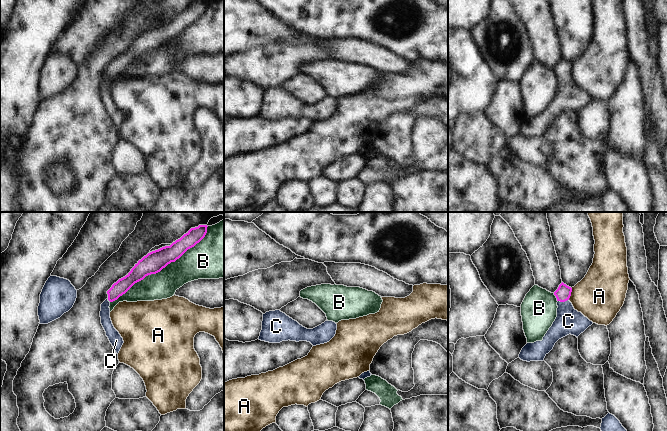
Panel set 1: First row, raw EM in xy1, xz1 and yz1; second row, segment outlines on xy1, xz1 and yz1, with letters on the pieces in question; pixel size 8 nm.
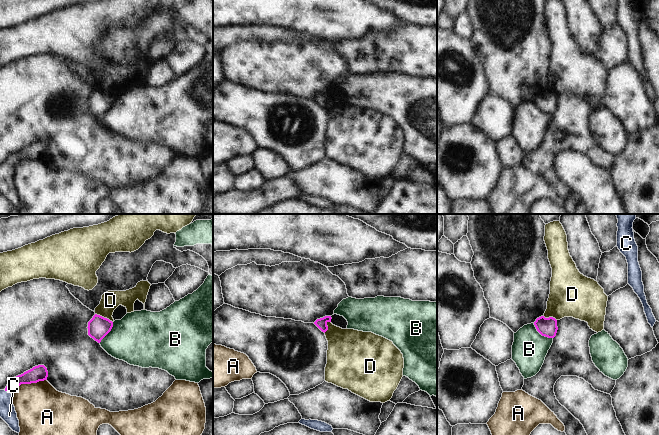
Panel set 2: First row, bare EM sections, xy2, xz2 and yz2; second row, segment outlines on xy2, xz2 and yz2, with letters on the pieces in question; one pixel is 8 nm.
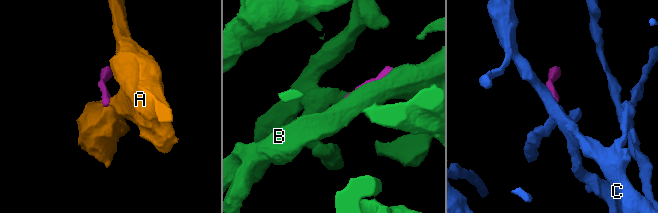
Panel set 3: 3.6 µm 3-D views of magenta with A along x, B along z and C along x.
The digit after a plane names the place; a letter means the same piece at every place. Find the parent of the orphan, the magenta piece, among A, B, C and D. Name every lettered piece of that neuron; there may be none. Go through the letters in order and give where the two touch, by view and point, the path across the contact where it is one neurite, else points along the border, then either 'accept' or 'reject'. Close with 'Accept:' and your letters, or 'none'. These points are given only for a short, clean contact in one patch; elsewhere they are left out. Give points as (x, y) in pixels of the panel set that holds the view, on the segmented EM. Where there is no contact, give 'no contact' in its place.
A: xy2 (28, 383) | along xy2 (46, 379), (21, 383), (11, 393) | reject
B: xy1 (161, 269) | reject
C: yz1 (563, 301) | across yz1 (563, 293), (563, 301), (568, 321) | accept
D: xy2 (103, 317) | along xy2 (95, 313), (108, 318), (112, 322) | reject
Accept: C

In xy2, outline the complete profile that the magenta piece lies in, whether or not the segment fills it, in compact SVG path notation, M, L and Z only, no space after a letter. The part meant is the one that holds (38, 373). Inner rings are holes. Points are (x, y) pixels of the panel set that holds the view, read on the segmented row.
M38 365L32 369L11 378L4 390L0 390L0 417L9 425L9 427L19 433L19 420L13 405L12 393L21 384L37 383L47 380L48 371L44 365Z

